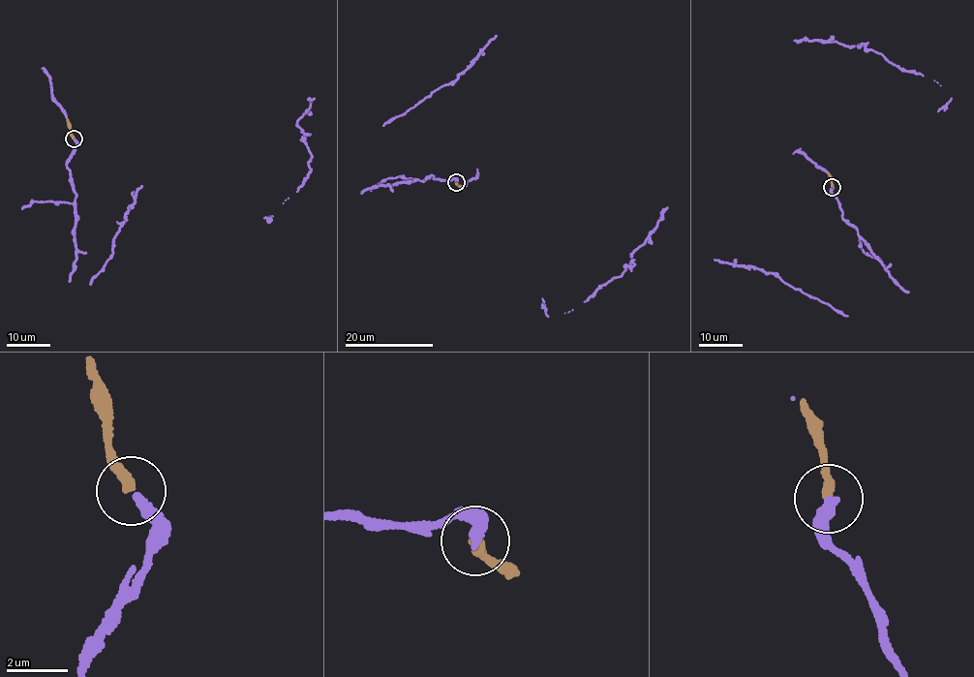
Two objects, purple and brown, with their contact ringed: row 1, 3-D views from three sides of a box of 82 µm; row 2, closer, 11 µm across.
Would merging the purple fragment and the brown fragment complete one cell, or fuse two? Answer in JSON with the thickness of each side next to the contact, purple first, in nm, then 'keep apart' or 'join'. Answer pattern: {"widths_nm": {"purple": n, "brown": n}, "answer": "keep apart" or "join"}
{"widths_nm": {"purple": 320, "brown": 280}, "answer": "join"}

